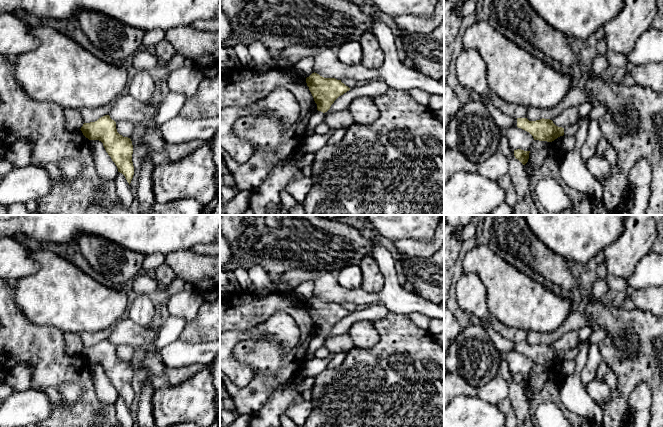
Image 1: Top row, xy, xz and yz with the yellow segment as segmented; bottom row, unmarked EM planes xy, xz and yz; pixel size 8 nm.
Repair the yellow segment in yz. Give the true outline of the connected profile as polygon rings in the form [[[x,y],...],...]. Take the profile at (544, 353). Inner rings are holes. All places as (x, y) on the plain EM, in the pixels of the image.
[[[517,342],[517,351],[529,356],[534,364],[552,366],[564,359],[564,352],[556,350],[550,343],[529,345],[527,342]]]

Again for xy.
[[[105,339],[95,346],[84,347],[80,354],[89,364],[99,364],[103,367],[118,396],[125,400],[130,409],[134,399],[133,369],[130,362],[117,356],[116,346],[109,339]]]

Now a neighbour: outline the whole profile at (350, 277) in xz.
[[[350,265],[338,271],[337,280],[343,287],[354,290],[361,288],[362,270],[359,265]]]

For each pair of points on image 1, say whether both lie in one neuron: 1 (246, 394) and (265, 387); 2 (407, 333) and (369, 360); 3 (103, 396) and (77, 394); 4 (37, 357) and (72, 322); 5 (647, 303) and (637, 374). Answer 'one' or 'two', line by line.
1: one
2: one
3: two
4: two
5: two

